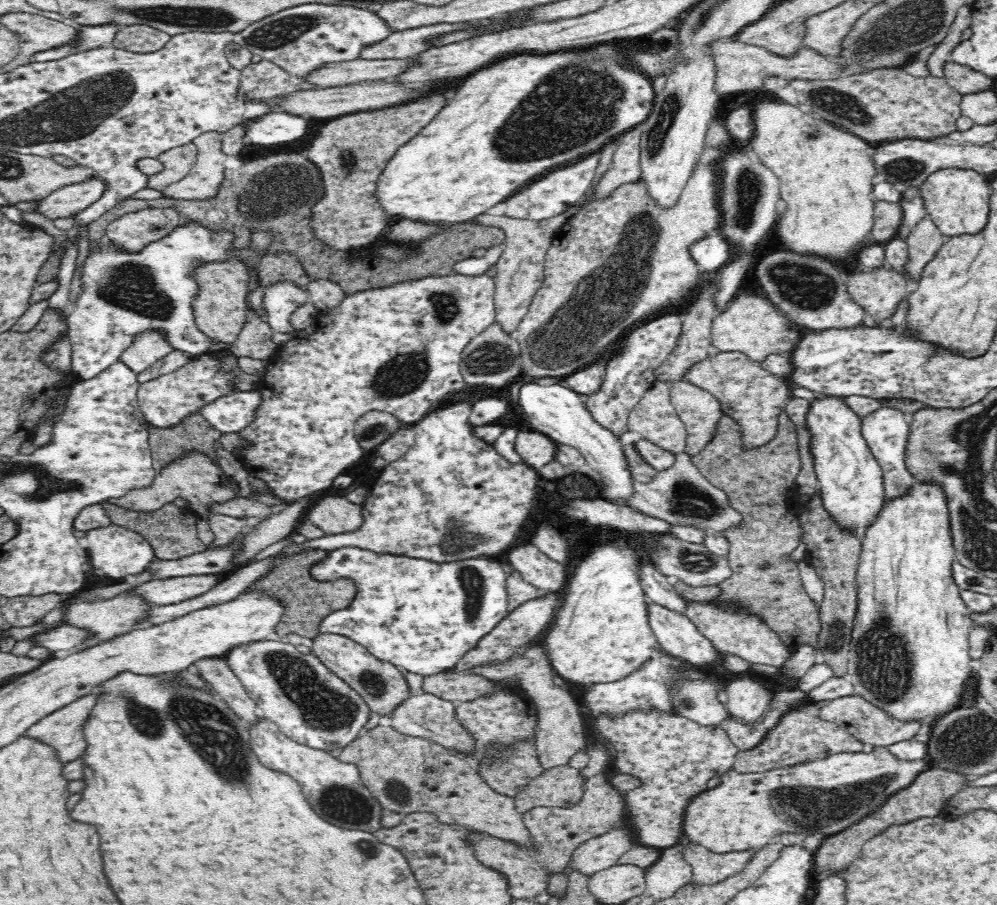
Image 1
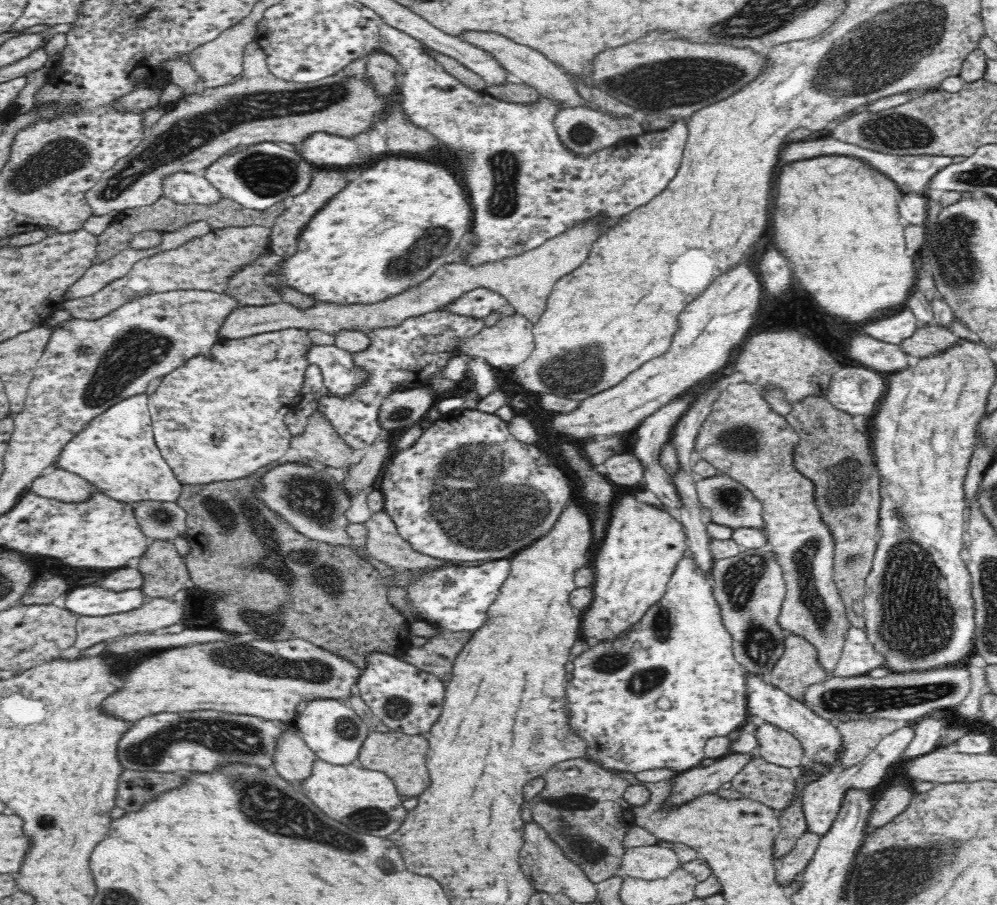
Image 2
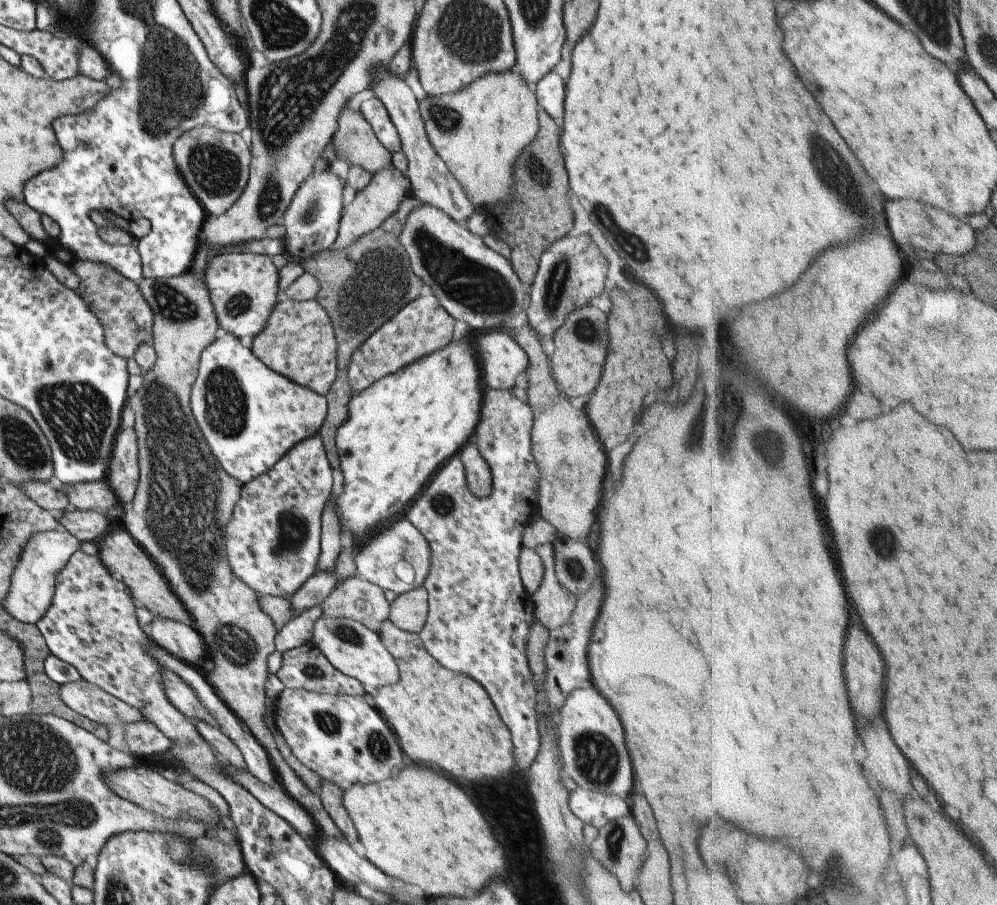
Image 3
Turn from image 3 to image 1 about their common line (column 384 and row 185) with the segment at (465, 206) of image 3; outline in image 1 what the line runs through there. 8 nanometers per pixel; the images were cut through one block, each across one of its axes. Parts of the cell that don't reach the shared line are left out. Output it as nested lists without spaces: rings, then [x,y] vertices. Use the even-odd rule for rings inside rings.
[[[97,176],[76,184],[69,184],[40,200],[40,206],[35,211],[51,220],[74,217],[88,209],[90,204],[96,203],[96,200],[100,200],[104,188],[106,185]]]

